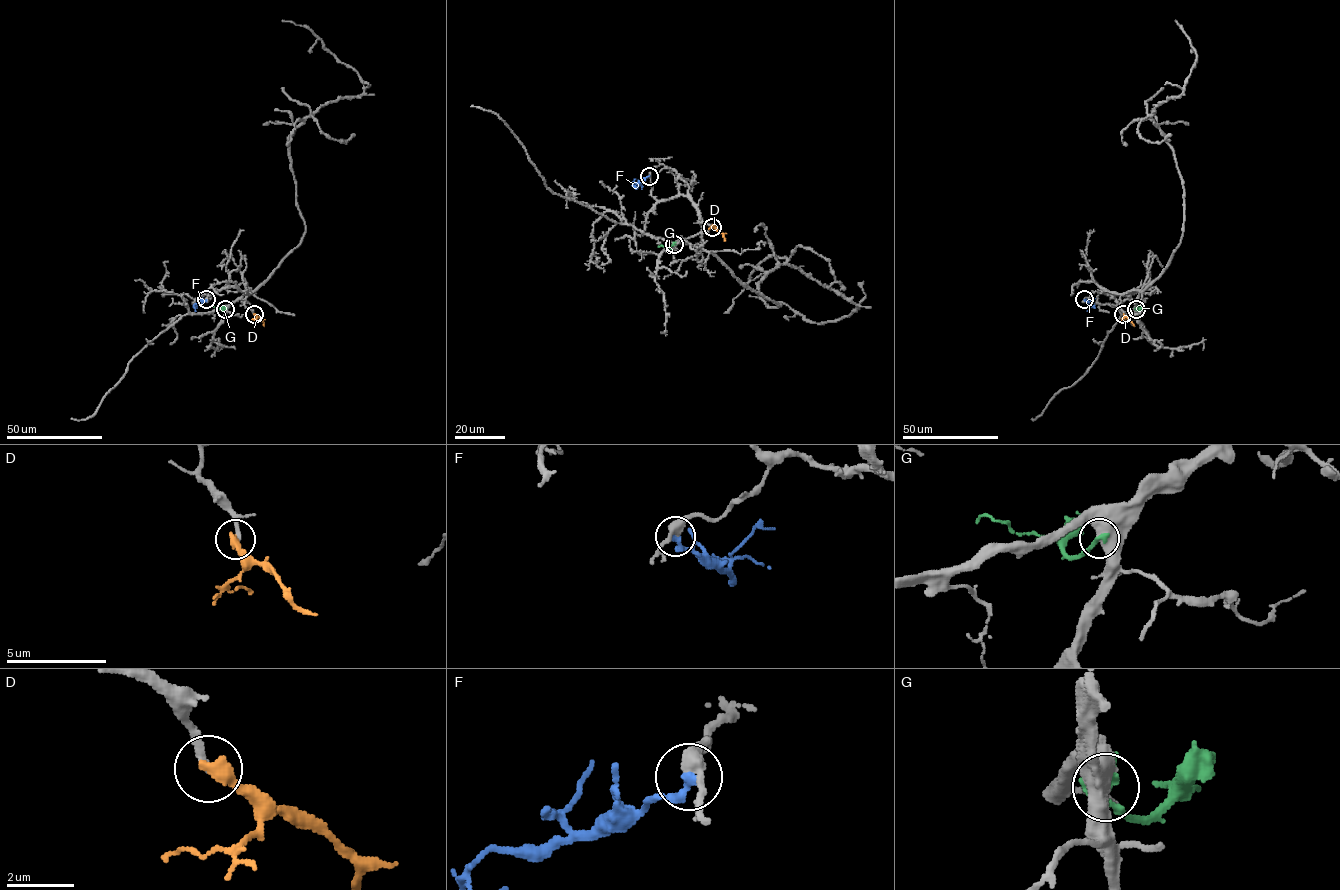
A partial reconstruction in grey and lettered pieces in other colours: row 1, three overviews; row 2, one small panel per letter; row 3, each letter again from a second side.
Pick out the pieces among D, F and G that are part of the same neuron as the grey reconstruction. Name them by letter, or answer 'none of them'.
D

